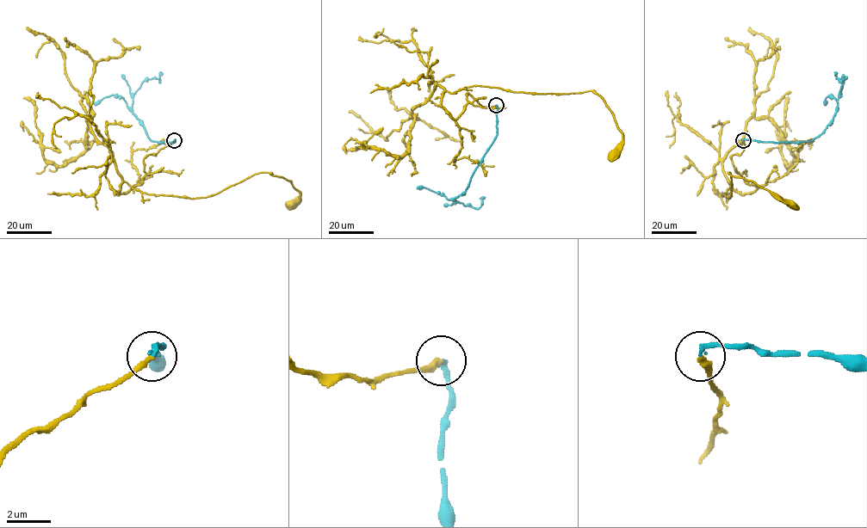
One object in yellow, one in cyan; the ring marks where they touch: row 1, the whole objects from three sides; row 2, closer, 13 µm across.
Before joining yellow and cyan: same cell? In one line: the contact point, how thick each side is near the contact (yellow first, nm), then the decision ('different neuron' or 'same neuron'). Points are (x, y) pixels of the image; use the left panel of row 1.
(174, 140) | 280/190 nm | different neuron

